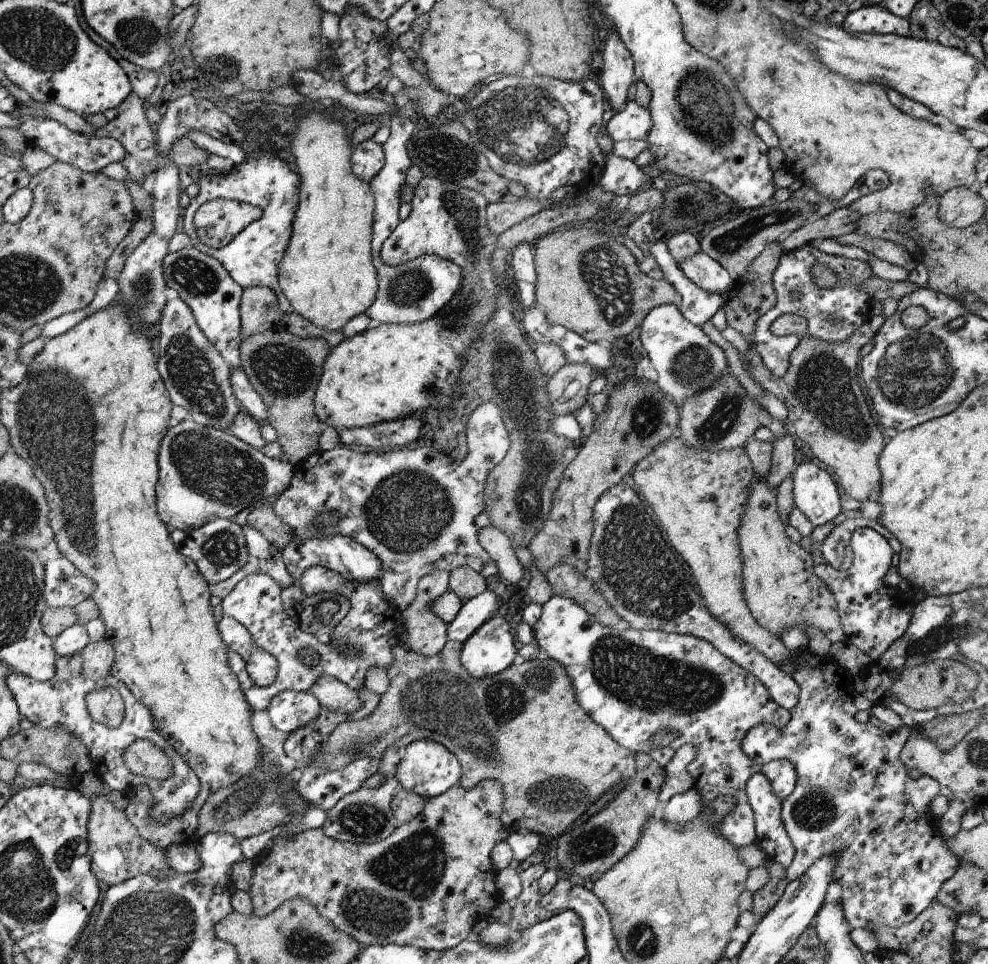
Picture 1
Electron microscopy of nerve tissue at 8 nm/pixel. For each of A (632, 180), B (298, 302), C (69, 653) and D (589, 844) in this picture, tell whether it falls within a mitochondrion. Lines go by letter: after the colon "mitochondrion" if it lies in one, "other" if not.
A: other
B: other
C: other
D: mitochondrion

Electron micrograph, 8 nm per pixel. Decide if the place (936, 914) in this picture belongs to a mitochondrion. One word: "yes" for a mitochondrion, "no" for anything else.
no

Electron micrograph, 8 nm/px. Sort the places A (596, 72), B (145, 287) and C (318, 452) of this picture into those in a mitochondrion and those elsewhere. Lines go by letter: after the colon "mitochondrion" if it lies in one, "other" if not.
A: other
B: mitochondrion
C: other

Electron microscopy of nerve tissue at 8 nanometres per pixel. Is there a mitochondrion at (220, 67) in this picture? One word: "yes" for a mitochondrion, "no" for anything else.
yes

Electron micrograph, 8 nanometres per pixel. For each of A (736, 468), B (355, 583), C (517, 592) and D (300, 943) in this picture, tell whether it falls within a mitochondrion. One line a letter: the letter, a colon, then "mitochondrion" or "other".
A: other
B: other
C: other
D: mitochondrion

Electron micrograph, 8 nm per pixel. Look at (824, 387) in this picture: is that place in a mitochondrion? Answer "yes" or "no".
yes

